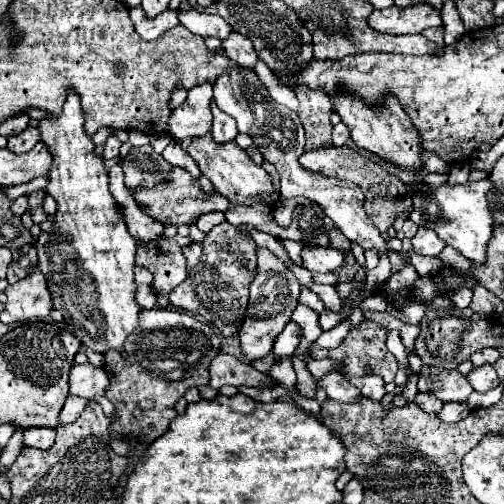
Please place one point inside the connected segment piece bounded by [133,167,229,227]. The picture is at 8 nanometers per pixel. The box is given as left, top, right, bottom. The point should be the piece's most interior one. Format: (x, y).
(179, 201)

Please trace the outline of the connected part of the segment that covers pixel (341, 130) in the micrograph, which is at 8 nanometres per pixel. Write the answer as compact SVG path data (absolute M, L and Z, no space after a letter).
M339 123L333 127L333 147L343 147L349 141L349 129L345 123Z

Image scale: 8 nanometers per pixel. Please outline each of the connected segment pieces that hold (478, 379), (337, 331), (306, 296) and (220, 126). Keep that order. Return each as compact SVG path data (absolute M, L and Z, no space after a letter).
M491 365L487 367L479 367L479 369L473 369L469 375L467 375L467 381L471 383L471 387L477 391L477 393L485 393L485 391L491 391L499 385L499 379L497 379L497 373Z
M345 321L345 323L339 323L339 325L337 325L337 327L333 327L333 329L325 331L319 339L315 339L315 341L311 343L311 347L305 351L305 355L311 355L311 351L315 351L315 349L337 347L337 345L343 341L343 337L349 333L349 329L351 329L351 323L349 323L349 321Z
M303 287L301 297L299 297L299 303L301 303L301 305L305 305L305 307L309 307L309 309L313 309L315 313L321 313L321 311L325 309L323 301L321 301L321 299L311 291L311 289L307 289L307 287Z
M211 103L211 111L213 111L213 129L211 129L211 137L215 139L215 143L223 145L229 143L237 137L237 127L235 127L235 119L227 117L223 111L219 111L215 107L215 103Z

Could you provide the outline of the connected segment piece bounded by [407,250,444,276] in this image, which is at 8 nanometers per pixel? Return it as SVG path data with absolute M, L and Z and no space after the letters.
M413 250L407 253L411 264L421 276L433 275L444 267L443 262L438 257L420 256Z

